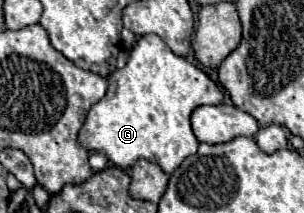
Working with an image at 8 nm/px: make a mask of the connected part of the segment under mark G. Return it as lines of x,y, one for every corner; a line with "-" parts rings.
144,35
134,45
130,59
124,69
116,69
108,77
108,91
86,115
86,121
78,133
78,141
88,153
104,153
108,161
120,169
130,169
138,159
160,165
164,173
172,173
186,157
198,151
198,139
190,127
190,113
198,105
218,105
222,103
224,93
220,87
196,65
188,63
184,57
174,55
158,35

